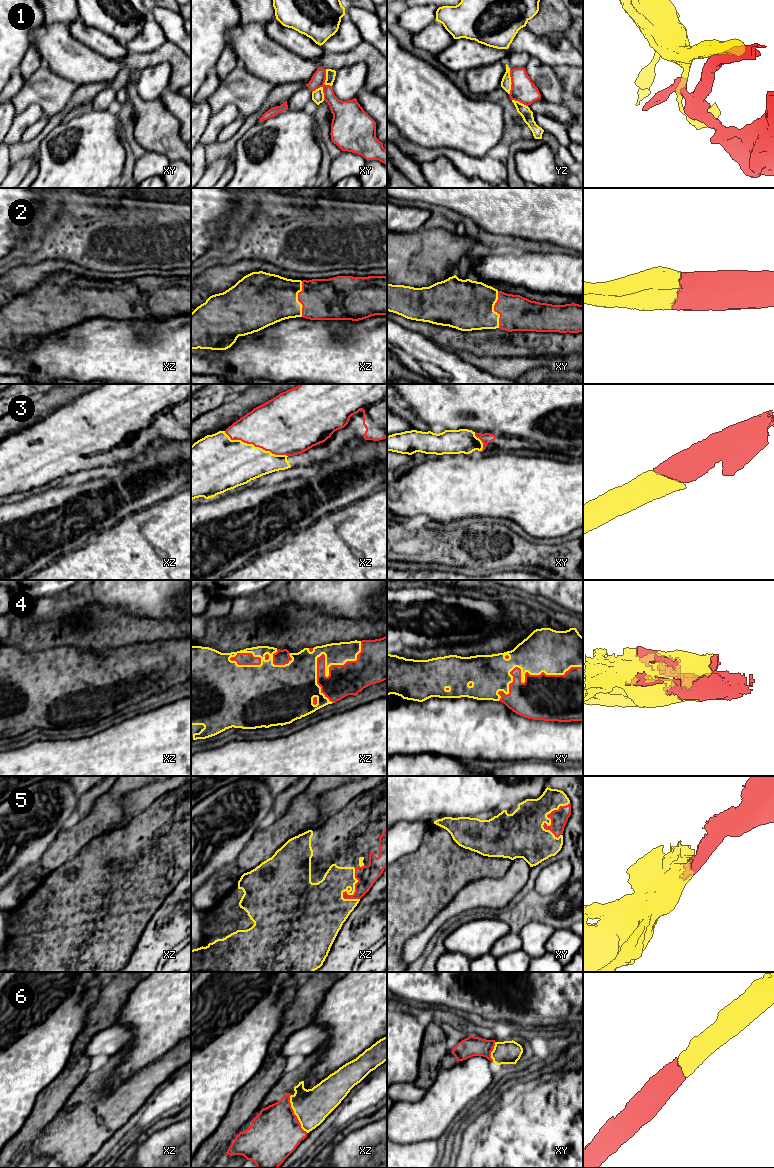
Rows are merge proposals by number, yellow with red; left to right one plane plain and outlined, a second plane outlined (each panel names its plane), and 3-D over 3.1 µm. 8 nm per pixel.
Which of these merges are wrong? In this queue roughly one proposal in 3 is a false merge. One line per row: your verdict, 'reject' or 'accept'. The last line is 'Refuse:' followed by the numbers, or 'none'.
1: reject
2: accept
3: accept
4: accept
5: accept
6: accept
Refuse: 1

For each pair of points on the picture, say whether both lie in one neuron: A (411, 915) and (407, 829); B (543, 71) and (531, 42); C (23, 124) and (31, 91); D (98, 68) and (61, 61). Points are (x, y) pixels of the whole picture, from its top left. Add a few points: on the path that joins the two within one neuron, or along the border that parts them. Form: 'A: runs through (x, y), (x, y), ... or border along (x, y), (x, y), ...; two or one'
A: border along (423, 835), (416, 850), (397, 859); two
B: border along (531, 56), (552, 68); two
C: border along (44, 114), (38, 105), (30, 104), (15, 115); two
D: runs through (89, 67), (70, 61); one

